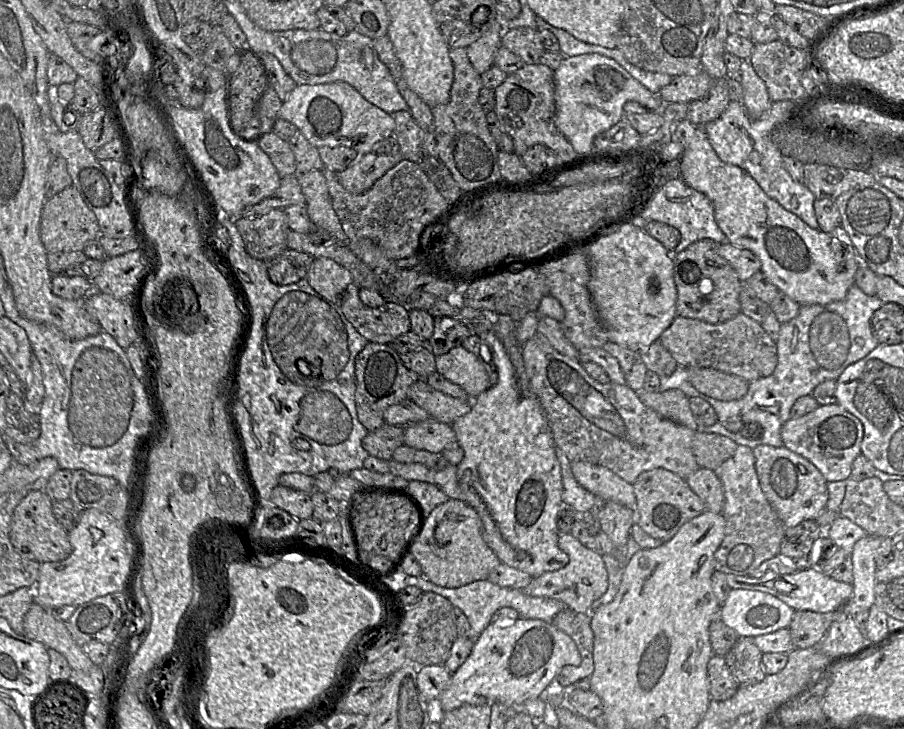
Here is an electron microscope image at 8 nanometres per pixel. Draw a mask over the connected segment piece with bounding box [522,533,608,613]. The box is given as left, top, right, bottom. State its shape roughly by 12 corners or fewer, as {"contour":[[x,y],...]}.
{"contour":[[571,533],[558,546],[561,569],[533,577],[522,591],[557,599],[579,613],[608,587],[601,554]]}

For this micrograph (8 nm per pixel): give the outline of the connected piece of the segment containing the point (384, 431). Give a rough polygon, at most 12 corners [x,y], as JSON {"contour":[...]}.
{"contour":[[384,423],[362,439],[369,455],[389,461],[404,427]]}

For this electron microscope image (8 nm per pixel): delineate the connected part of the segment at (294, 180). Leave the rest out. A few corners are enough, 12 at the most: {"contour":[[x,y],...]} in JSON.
{"contour":[[281,178],[271,196],[241,217],[259,217],[276,208],[304,204],[298,178]]}

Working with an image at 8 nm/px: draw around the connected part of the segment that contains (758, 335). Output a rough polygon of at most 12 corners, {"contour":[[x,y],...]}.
{"contour":[[742,312],[677,316],[659,340],[679,366],[748,382],[771,375],[776,342]]}

